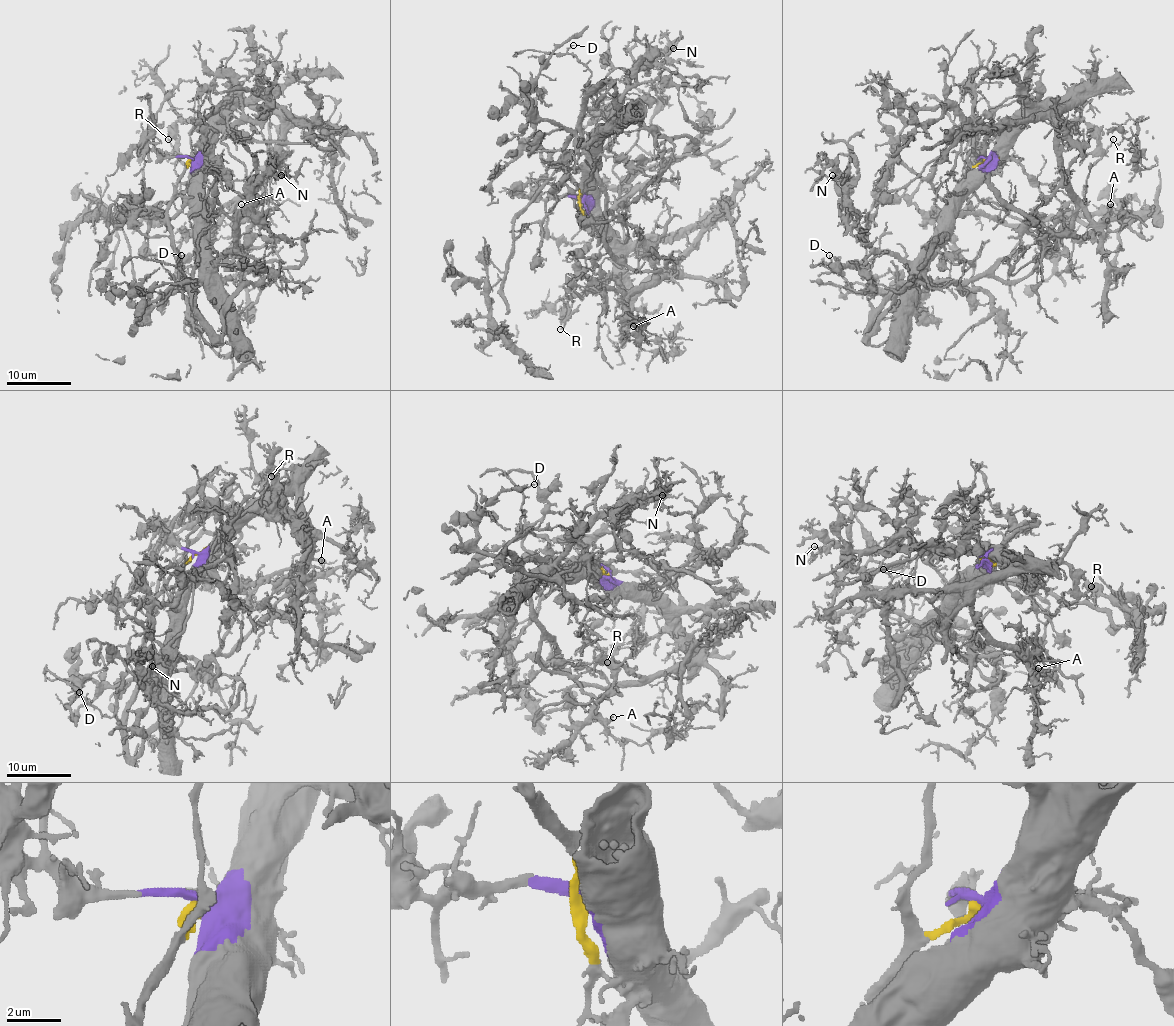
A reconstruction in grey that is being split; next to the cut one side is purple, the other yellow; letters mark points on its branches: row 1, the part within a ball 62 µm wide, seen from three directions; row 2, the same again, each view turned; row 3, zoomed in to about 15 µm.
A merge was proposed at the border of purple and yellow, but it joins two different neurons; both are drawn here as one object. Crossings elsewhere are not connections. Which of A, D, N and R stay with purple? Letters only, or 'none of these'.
A, N, R

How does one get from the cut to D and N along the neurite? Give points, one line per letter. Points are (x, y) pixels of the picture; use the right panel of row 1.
D: (985, 160), (974, 168), (959, 187), (943, 228), (922, 262), (877, 308), (864, 293), (854, 291), (829, 256)
N: (985, 158), (948, 209), (938, 233), (909, 260), (878, 252), (868, 243), (849, 192), (839, 174), (833, 174)

